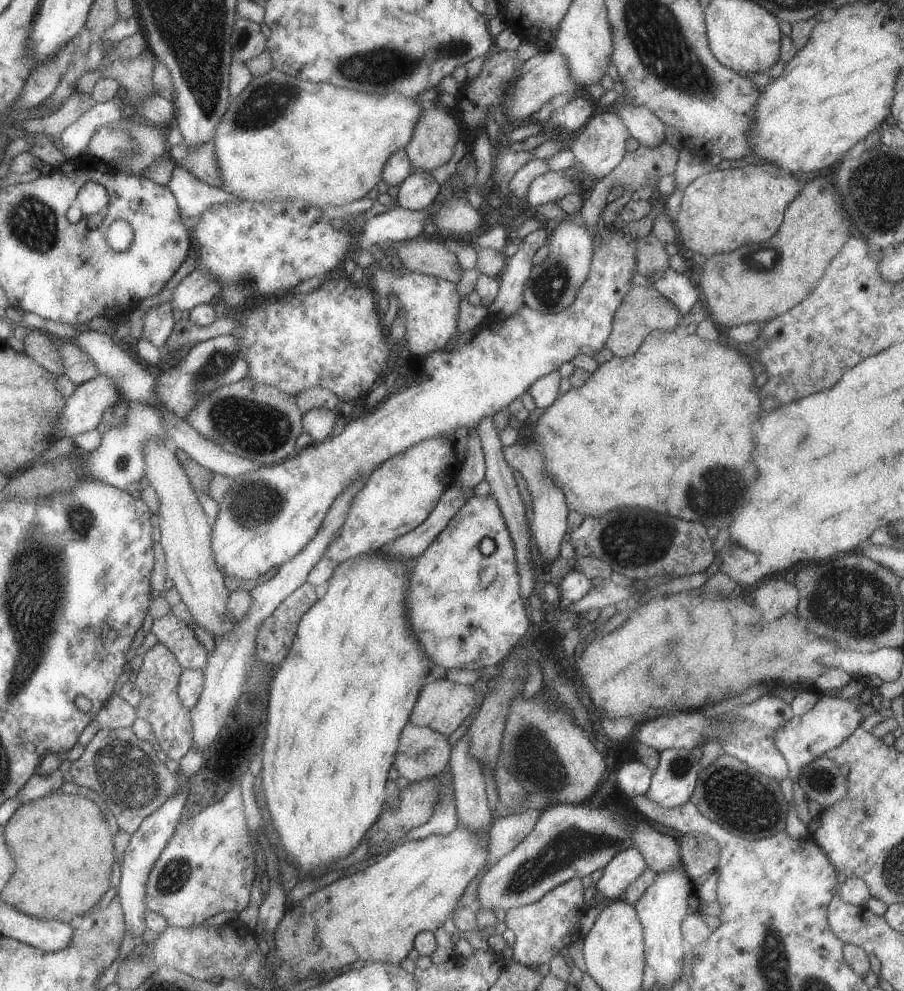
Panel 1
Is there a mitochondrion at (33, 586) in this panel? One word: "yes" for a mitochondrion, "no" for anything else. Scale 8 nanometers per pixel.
yes

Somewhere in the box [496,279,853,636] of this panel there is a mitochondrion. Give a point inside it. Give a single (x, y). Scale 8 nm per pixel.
(709, 499)

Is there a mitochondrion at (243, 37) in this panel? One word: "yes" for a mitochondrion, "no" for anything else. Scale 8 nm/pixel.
yes

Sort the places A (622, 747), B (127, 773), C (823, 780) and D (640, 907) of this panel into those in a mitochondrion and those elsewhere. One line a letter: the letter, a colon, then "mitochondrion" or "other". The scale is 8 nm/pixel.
A: other
B: mitochondrion
C: mitochondrion
D: other

